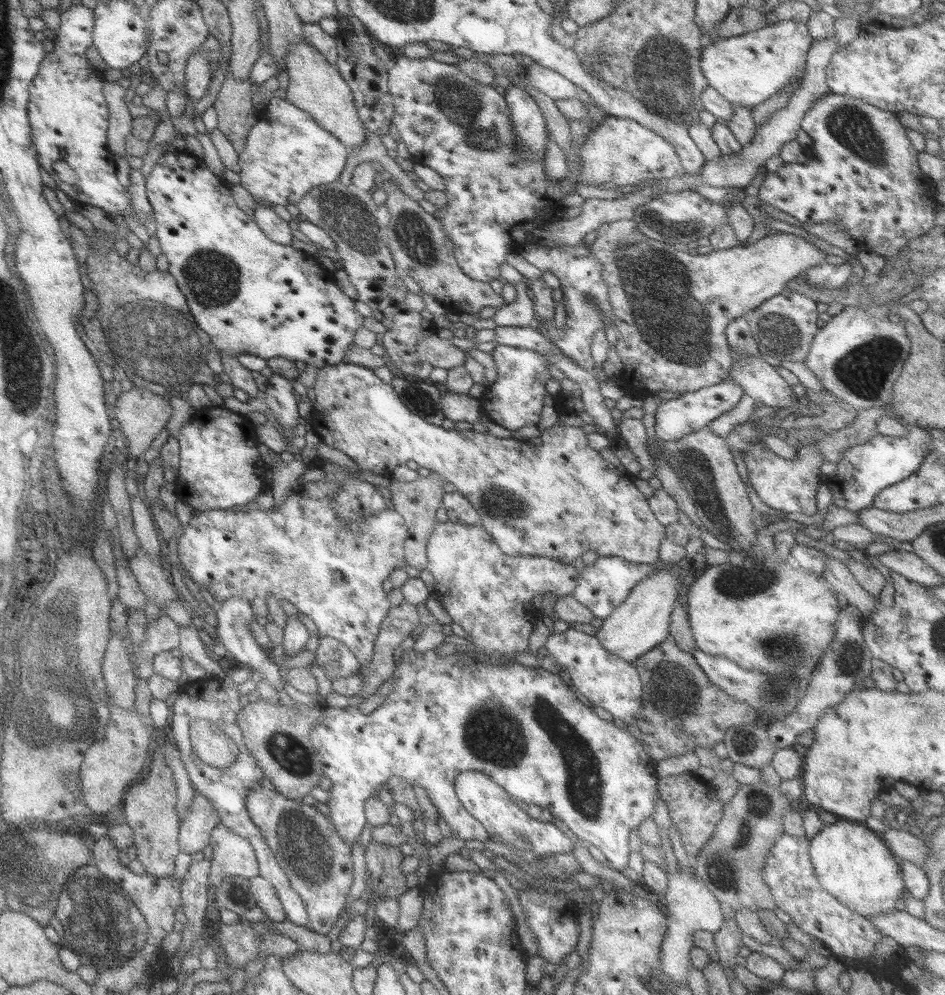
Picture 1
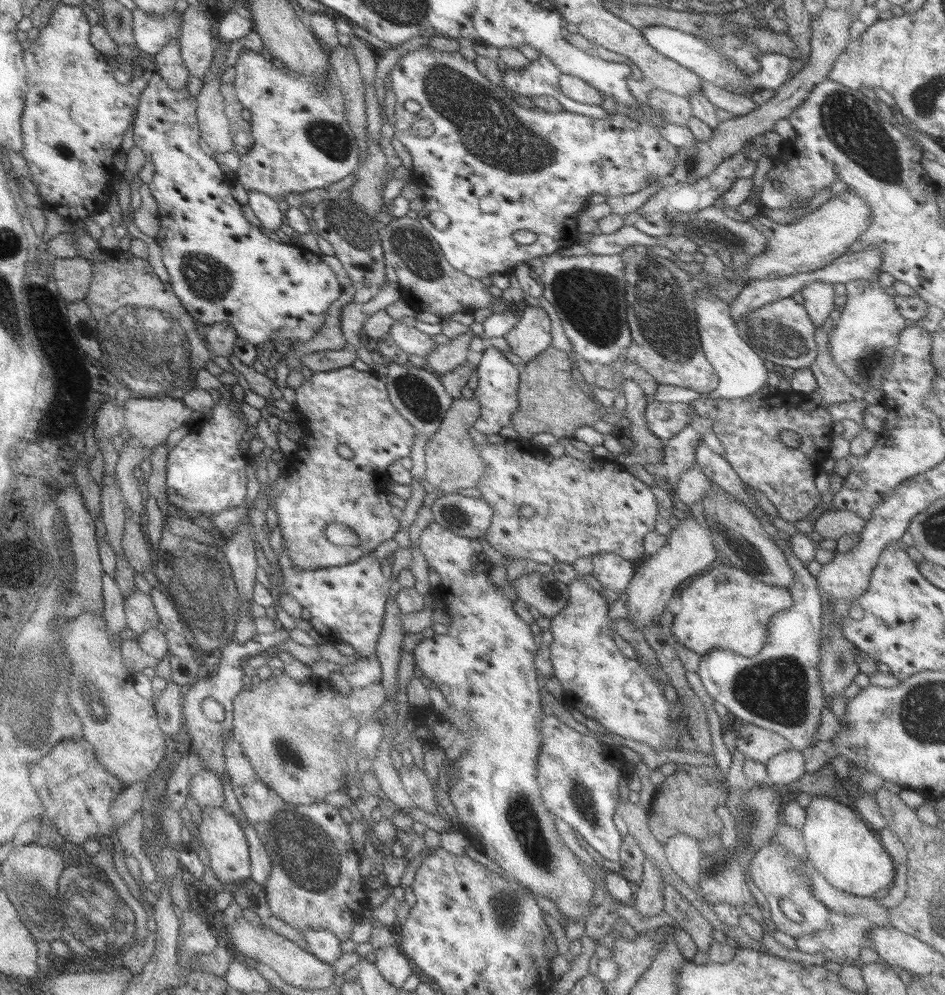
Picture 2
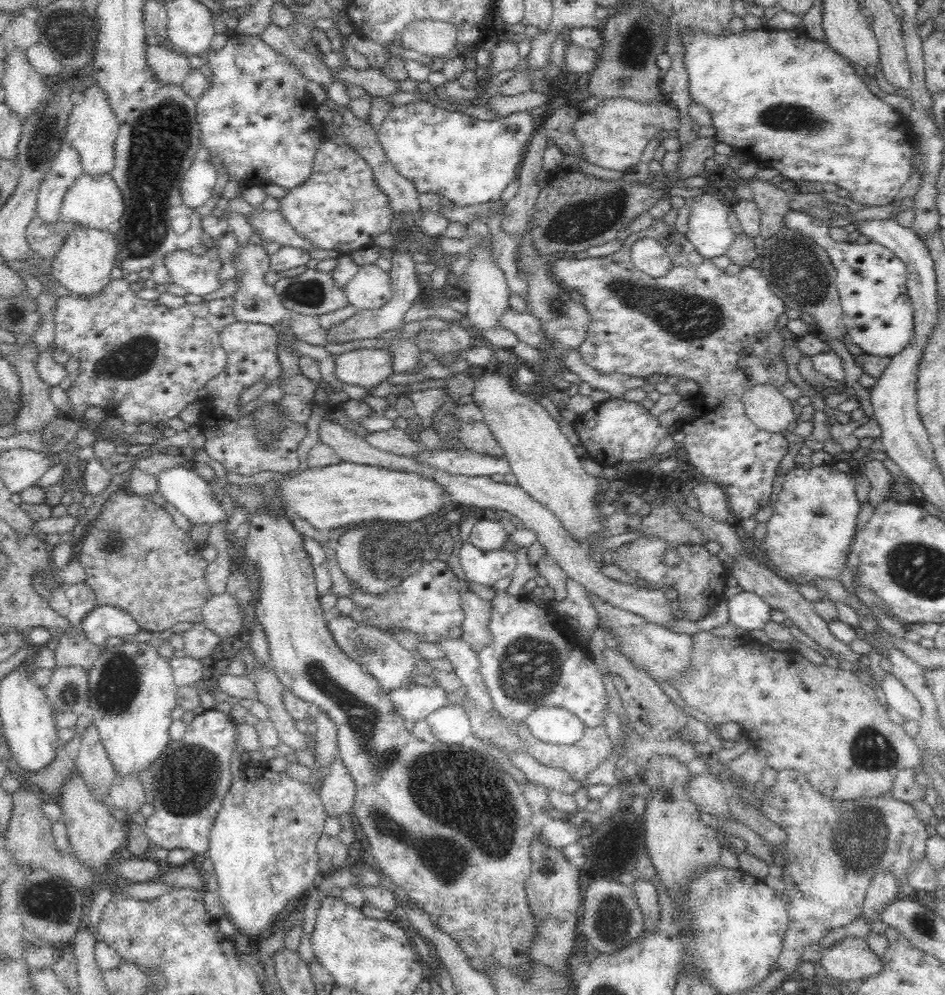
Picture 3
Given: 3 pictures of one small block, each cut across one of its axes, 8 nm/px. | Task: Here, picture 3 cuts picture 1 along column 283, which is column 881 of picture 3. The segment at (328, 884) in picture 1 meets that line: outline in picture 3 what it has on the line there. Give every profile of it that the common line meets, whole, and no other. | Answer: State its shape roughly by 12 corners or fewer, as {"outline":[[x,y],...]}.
{"outline":[[796,771],[761,791],[788,917],[775,967],[900,890],[929,830],[890,795],[840,803]]}

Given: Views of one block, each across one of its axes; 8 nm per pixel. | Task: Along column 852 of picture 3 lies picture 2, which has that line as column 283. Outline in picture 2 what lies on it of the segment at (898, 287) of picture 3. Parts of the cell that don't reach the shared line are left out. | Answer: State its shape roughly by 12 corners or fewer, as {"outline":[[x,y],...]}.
{"outline":[[148,73],[133,144],[193,321],[311,341],[342,293],[245,220],[196,104]]}

